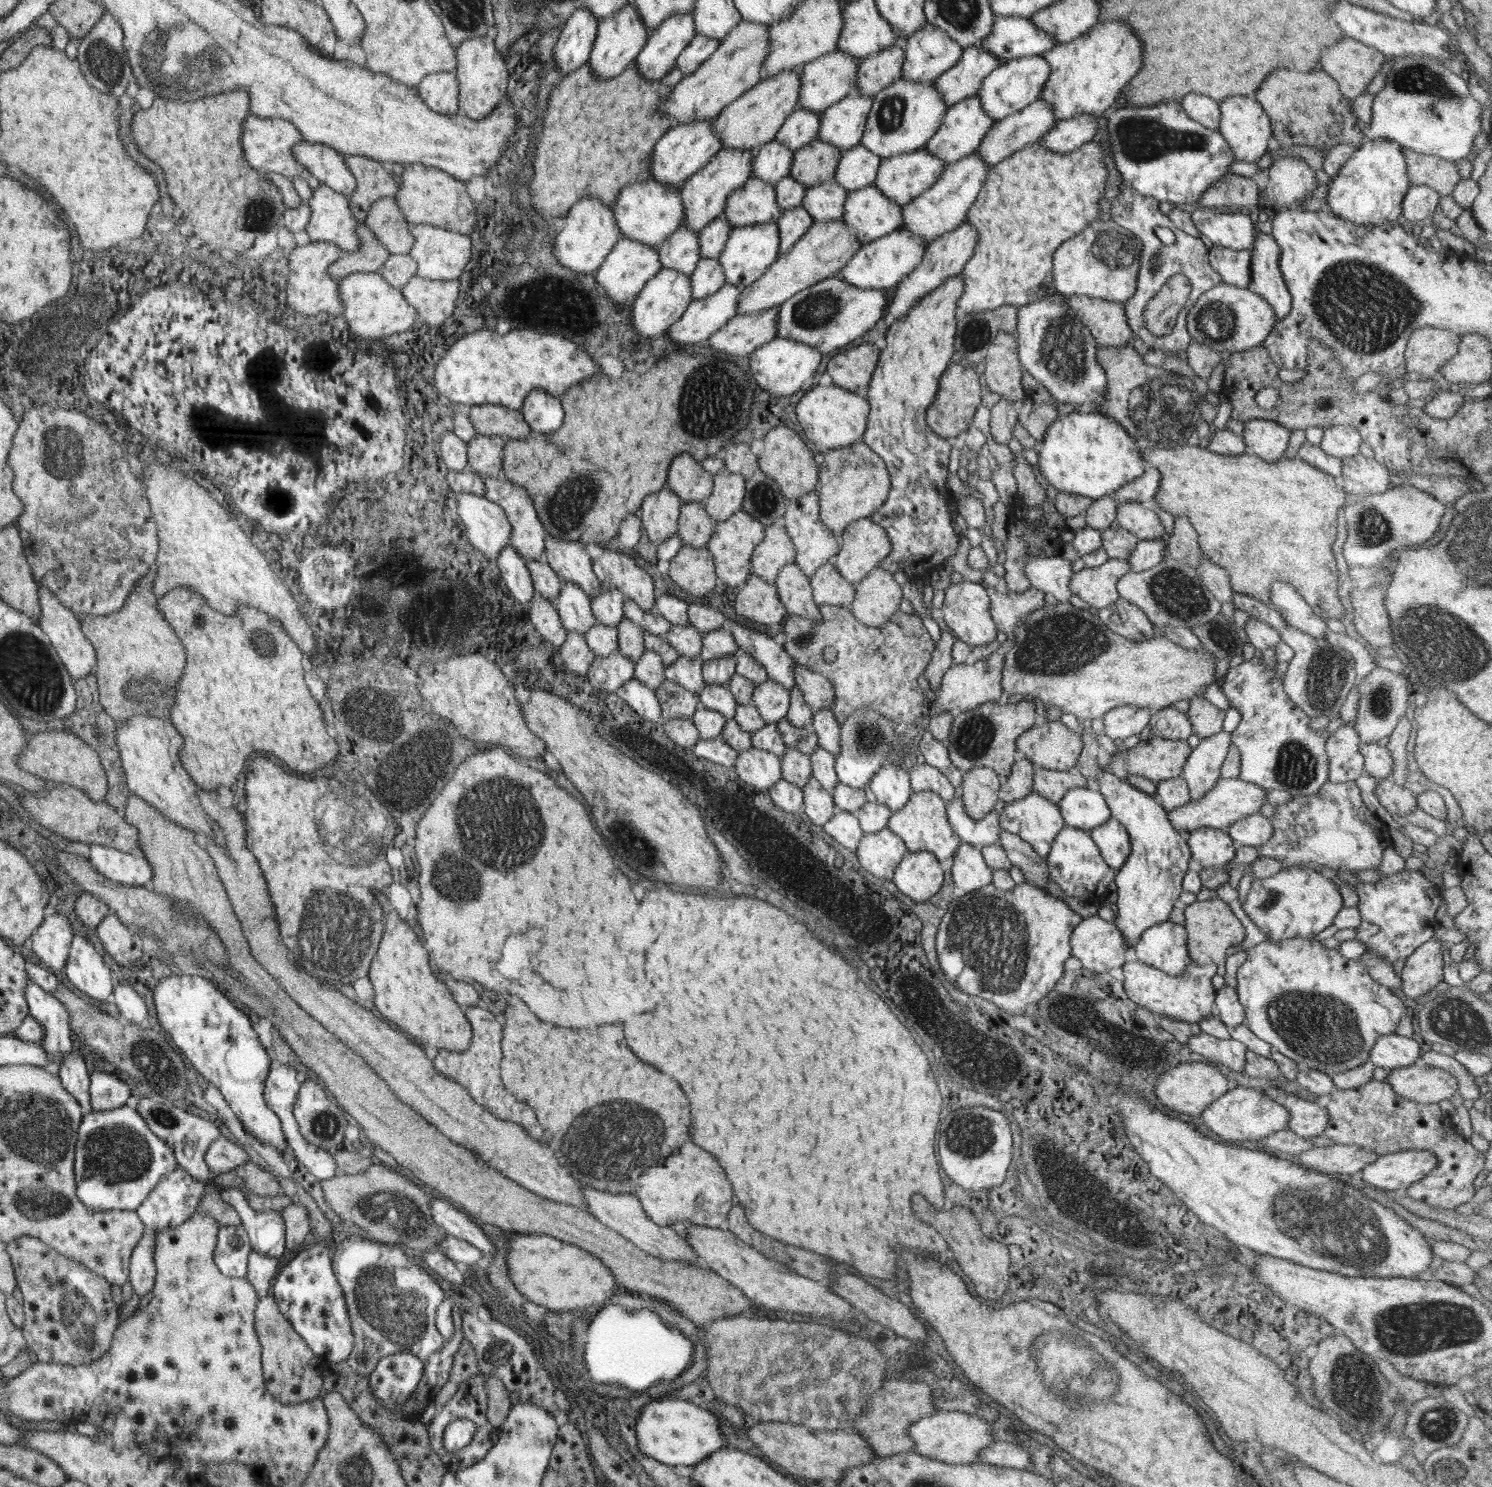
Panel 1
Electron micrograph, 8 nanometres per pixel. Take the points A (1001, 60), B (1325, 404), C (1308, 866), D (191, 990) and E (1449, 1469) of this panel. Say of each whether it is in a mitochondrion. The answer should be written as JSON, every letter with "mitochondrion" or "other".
{"A":"other","B":"other","C":"other","D":"other","E":"mitochondrion"}

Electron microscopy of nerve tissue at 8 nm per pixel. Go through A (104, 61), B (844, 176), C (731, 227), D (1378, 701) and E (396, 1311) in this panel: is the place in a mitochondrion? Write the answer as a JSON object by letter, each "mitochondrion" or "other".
{"A":"mitochondrion","B":"other","C":"other","D":"mitochondrion","E":"mitochondrion"}

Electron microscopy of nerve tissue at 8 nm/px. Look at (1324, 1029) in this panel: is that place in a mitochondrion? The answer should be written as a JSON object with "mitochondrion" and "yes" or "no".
{"mitochondrion":"yes"}

